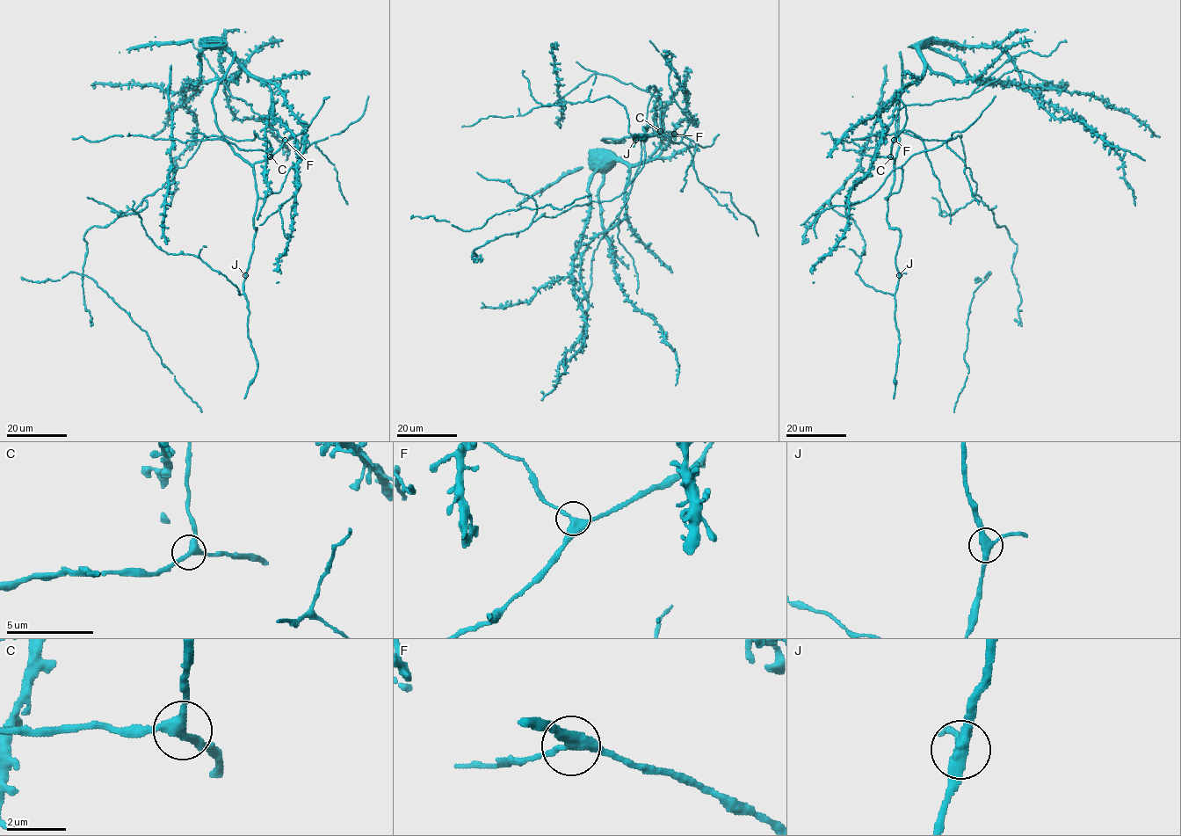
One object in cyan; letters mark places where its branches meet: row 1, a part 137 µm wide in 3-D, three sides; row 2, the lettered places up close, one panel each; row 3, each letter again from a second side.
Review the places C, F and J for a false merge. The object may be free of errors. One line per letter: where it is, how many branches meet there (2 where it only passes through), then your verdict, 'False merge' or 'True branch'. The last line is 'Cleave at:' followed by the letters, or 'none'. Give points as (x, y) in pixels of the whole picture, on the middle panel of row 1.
C: Place: (660, 131). Branches: 3. True branch
F: Place: (674, 134). Branches: 3. True branch
J: Place: (635, 140). Branches: 3. True branch
Cleave at: none

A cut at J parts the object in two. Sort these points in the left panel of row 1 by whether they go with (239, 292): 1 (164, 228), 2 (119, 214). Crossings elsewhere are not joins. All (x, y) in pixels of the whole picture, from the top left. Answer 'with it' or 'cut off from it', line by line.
1: cut off from it
2: cut off from it

